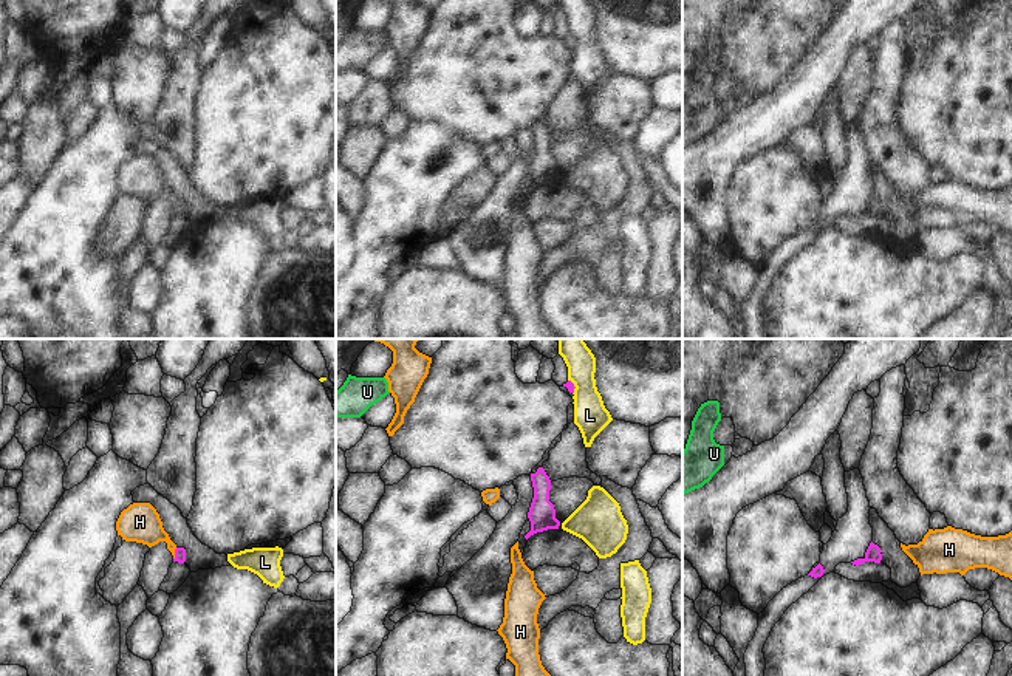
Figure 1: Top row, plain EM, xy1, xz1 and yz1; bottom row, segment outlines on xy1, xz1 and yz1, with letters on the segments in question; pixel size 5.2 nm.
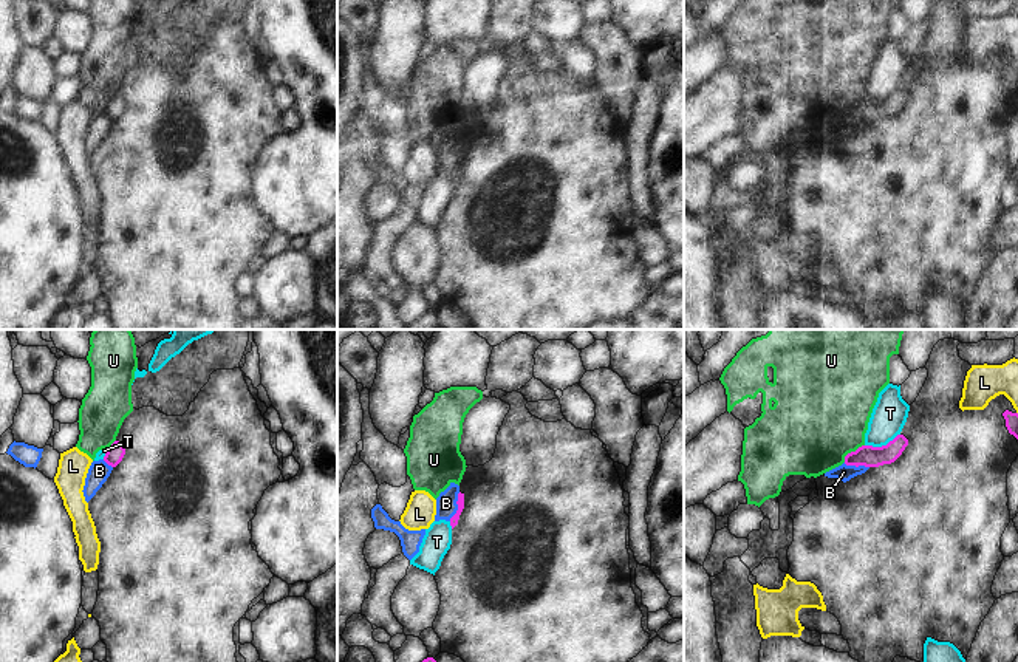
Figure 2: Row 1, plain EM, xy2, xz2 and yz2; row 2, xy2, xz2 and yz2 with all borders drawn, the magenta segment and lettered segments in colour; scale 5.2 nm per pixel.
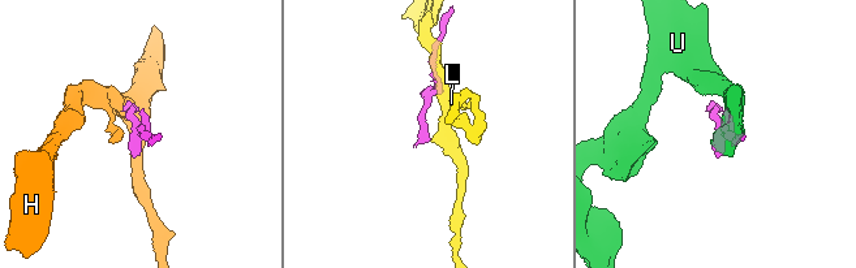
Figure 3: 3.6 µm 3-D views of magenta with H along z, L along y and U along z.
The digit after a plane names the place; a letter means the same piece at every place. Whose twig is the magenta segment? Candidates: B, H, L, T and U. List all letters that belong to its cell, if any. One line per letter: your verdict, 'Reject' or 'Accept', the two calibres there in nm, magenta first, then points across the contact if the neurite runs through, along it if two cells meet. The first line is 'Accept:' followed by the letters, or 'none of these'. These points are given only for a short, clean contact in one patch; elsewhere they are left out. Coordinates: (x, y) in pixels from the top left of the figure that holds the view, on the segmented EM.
Accept: H
B: Reject. Thickness 50 nm (magenta) against 110 nm. Boundary: xz2 (460, 492), (457, 512), (449, 520)
H: Accept. Thickness 60 nm (magenta) against 200 nm. Path across: xy1 (180, 553), (175, 554), (163, 536), (140, 522)
L: Reject. Thickness 50 nm (magenta) against 180 nm
T: Reject. Thickness 110 nm (magenta) against 180 nm. Boundary: yz2 (899, 433), (885, 444), (865, 446)
U: Reject. Thickness 110 nm (magenta) against 500 nm. Boundary: yz2 (864, 444), (851, 450), (843, 461).

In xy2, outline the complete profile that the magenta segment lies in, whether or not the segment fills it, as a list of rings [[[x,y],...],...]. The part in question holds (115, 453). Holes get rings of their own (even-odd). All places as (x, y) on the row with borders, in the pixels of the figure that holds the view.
[[[114,441],[108,449],[107,453],[104,456],[104,461],[111,466],[116,467],[122,458],[125,455],[125,449],[119,441]]]

